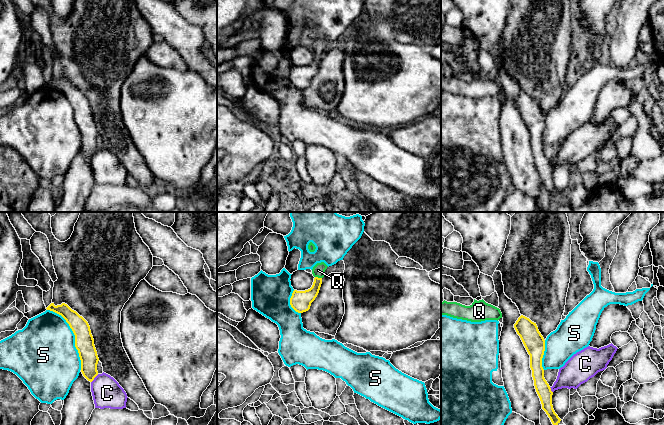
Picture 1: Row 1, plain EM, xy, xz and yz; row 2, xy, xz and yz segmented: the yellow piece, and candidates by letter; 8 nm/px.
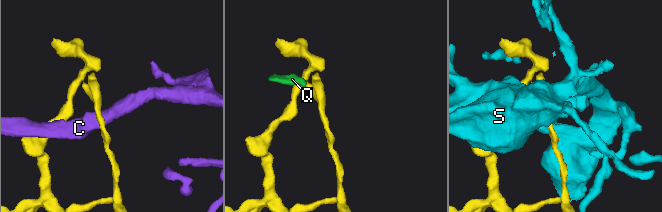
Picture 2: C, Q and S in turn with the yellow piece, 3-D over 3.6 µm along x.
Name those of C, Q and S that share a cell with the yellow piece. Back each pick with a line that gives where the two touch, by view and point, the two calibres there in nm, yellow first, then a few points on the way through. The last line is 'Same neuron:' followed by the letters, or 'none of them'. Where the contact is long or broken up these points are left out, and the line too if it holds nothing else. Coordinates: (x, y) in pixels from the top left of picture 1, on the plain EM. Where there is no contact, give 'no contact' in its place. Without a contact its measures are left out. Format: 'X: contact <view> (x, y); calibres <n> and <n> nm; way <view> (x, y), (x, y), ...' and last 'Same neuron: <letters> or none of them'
Q: contact xz (317, 53); calibres 170 and 100 nm; way xz (300, 77), (315, 64), (317, 53), (318, 46)
Same neuron: Q

